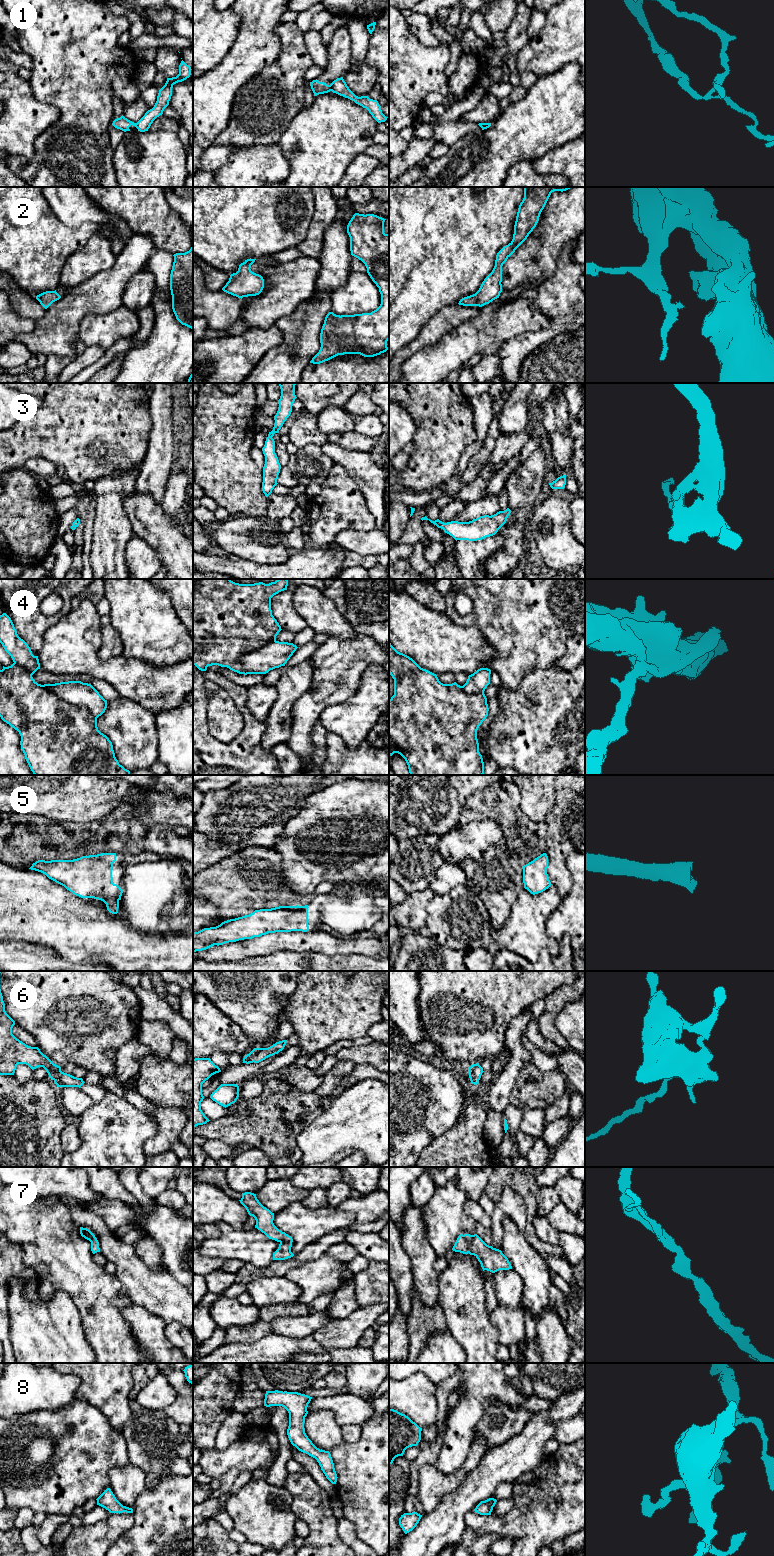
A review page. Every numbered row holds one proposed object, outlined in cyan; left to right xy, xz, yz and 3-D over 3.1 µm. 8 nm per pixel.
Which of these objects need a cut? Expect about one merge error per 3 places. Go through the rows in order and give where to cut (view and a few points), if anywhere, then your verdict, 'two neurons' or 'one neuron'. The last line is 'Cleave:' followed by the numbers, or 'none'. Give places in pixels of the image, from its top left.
1: cut in xz along (332, 83), (330, 90); two neurons
2: no cut; one neuron
3: no cut; one neuron
4: cut in xy along (42, 685), (72, 704), (83, 704), (96, 718); two neurons
5: no cut; one neuron
6: no cut; one neuron
7: no cut; one neuron
8: no cut; one neuron
Cleave: 1, 4

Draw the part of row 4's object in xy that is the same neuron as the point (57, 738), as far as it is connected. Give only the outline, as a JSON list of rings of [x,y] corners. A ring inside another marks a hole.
[[[15,663],[0,670],[0,717],[19,732],[21,749],[34,775],[130,775],[130,771],[119,764],[112,742],[98,730],[97,718],[87,707],[60,699]]]

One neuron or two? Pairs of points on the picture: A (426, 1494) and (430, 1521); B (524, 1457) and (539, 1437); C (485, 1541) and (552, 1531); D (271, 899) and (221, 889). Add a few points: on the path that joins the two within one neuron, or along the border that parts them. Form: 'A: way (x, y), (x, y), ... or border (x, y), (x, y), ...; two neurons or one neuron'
A: border (444, 1495), (433, 1510), (425, 1513); two neurons
B: way (524, 1452), (534, 1442); one neuron
C: border (475, 1531), (478, 1533), (497, 1533), (502, 1536); two neurons
D: way (259, 889), (233, 889); one neuron

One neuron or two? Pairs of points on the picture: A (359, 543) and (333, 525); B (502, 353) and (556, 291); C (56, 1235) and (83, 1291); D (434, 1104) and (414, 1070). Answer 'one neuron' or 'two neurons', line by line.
A: two neurons
B: one neuron
C: one neuron
D: one neuron

